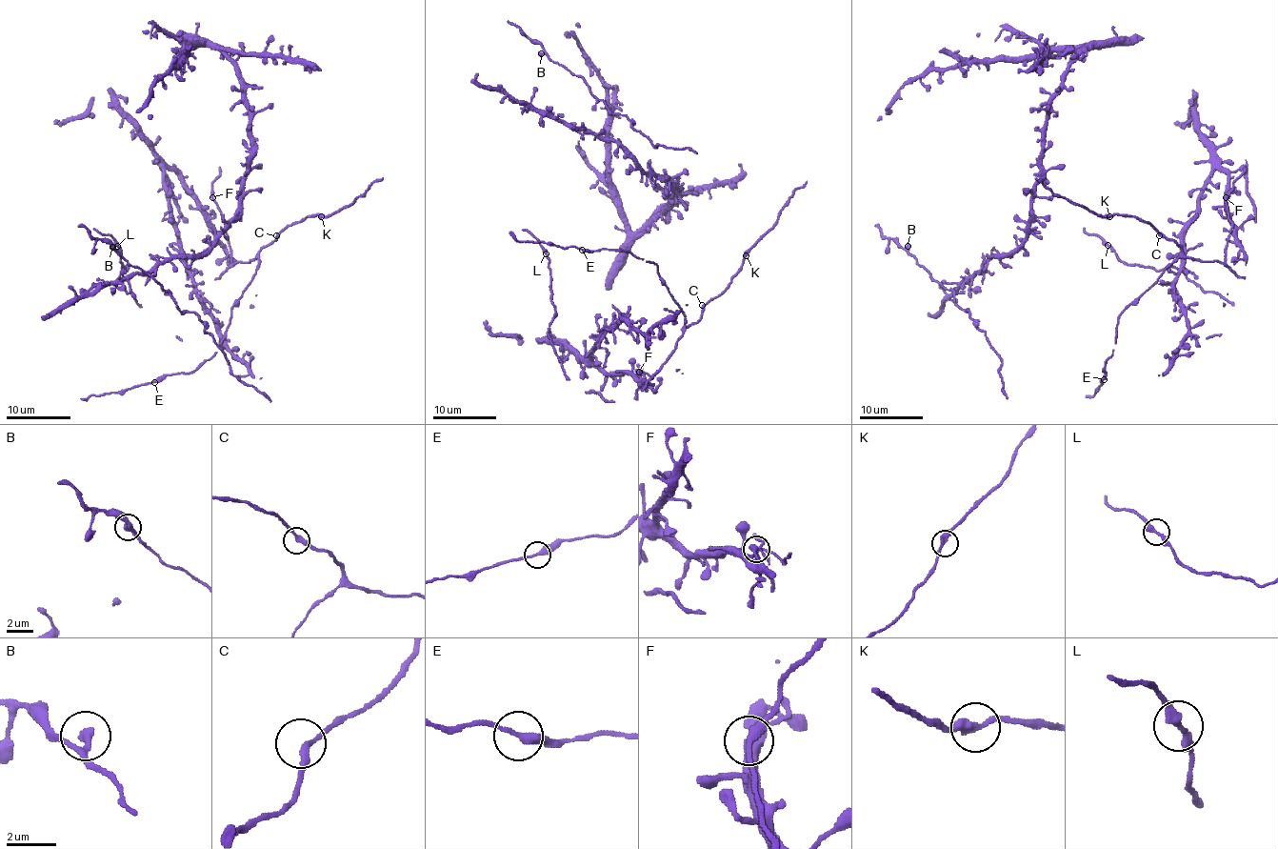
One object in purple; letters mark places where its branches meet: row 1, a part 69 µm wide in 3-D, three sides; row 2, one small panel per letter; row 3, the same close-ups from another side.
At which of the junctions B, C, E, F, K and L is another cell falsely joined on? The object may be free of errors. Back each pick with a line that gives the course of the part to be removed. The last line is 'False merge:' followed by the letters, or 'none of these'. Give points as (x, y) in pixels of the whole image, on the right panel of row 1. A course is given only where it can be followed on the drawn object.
False merge: none of these

